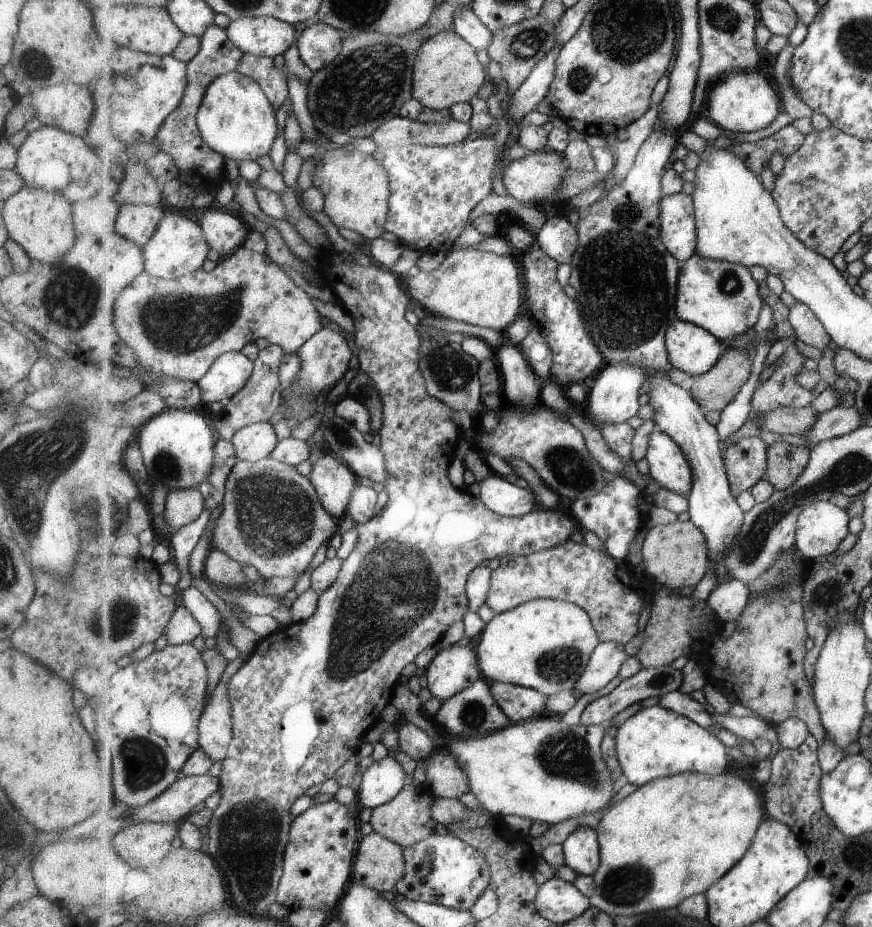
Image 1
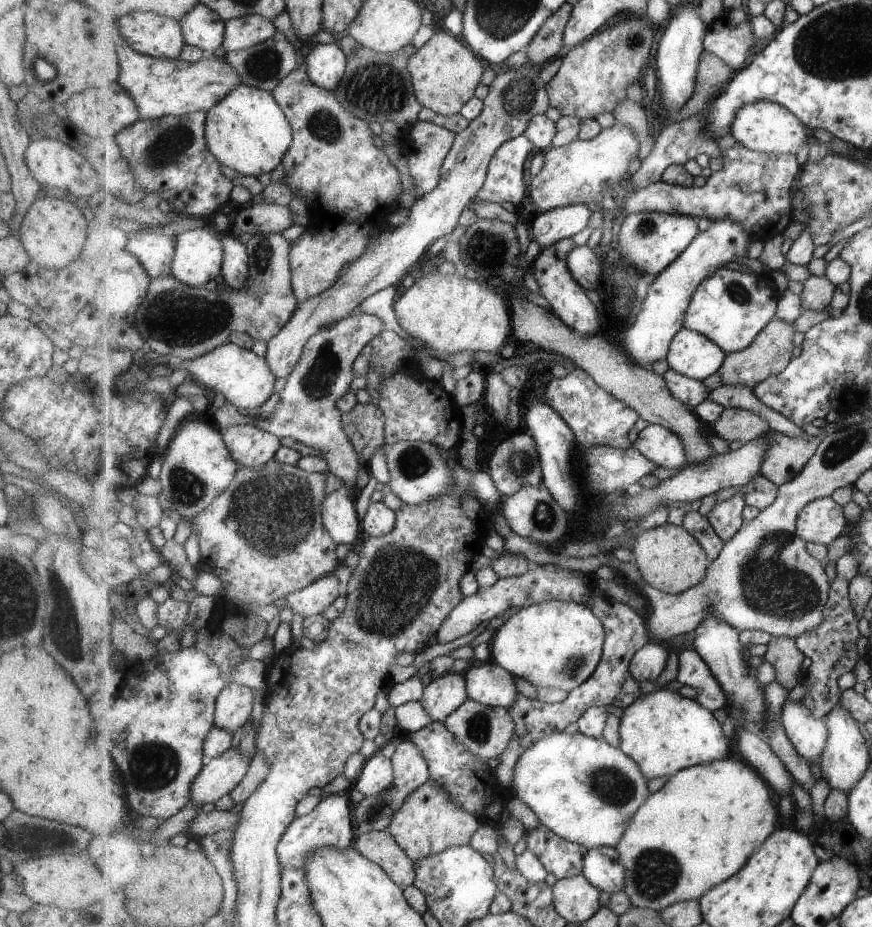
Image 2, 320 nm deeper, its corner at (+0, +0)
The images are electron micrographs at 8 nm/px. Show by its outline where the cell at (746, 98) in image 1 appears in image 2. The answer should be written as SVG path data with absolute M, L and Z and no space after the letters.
M755 101L745 105L738 111L731 130L739 143L762 153L795 155L801 146L809 145L813 140L809 128L792 110L771 101Z

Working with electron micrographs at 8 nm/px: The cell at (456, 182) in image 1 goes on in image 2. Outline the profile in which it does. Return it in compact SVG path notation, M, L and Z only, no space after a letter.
M525 133L508 140L493 157L486 183L475 200L521 204L529 195L529 186L525 182L527 158L535 150L536 146Z

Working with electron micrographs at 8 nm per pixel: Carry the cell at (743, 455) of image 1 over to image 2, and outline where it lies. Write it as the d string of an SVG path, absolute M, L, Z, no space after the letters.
M746 486L730 499L714 506L707 518L717 531L717 534L726 542L732 539L743 527L743 508L746 505Z

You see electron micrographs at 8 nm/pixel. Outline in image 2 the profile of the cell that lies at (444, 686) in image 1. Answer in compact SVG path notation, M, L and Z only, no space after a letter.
M451 670L443 676L434 678L431 684L426 686L420 701L433 721L444 723L445 719L468 699L466 670L459 673Z

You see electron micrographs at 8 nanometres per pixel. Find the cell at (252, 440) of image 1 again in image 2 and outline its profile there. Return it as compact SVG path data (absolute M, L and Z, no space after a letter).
M233 425L220 433L239 468L265 466L282 447L280 437L255 425Z

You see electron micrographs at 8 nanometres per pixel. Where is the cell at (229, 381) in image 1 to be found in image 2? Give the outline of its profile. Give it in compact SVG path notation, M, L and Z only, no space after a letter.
M230 341L205 353L202 357L197 357L192 361L181 361L178 366L189 370L189 378L195 380L199 386L203 386L214 396L223 393L227 402L238 409L251 408L253 410L265 404L273 396L275 380L277 380L276 374L265 357L257 356L253 350Z

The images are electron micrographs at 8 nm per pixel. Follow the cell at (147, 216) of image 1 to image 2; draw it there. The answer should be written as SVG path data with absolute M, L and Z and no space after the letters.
M132 228L126 249L136 254L151 278L171 277L172 264L176 256L176 238L163 235L159 229L151 232Z

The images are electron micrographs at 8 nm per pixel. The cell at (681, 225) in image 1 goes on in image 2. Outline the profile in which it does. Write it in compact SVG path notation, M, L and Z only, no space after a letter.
M641 211L629 213L622 222L618 243L622 253L638 269L647 274L658 275L677 260L693 240L699 236L699 217L684 214L654 213Z

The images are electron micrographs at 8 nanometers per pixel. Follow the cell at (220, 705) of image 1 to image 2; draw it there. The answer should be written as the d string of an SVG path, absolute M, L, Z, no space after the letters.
M229 681L216 702L216 726L232 733L243 728L251 718L253 700L252 688Z

